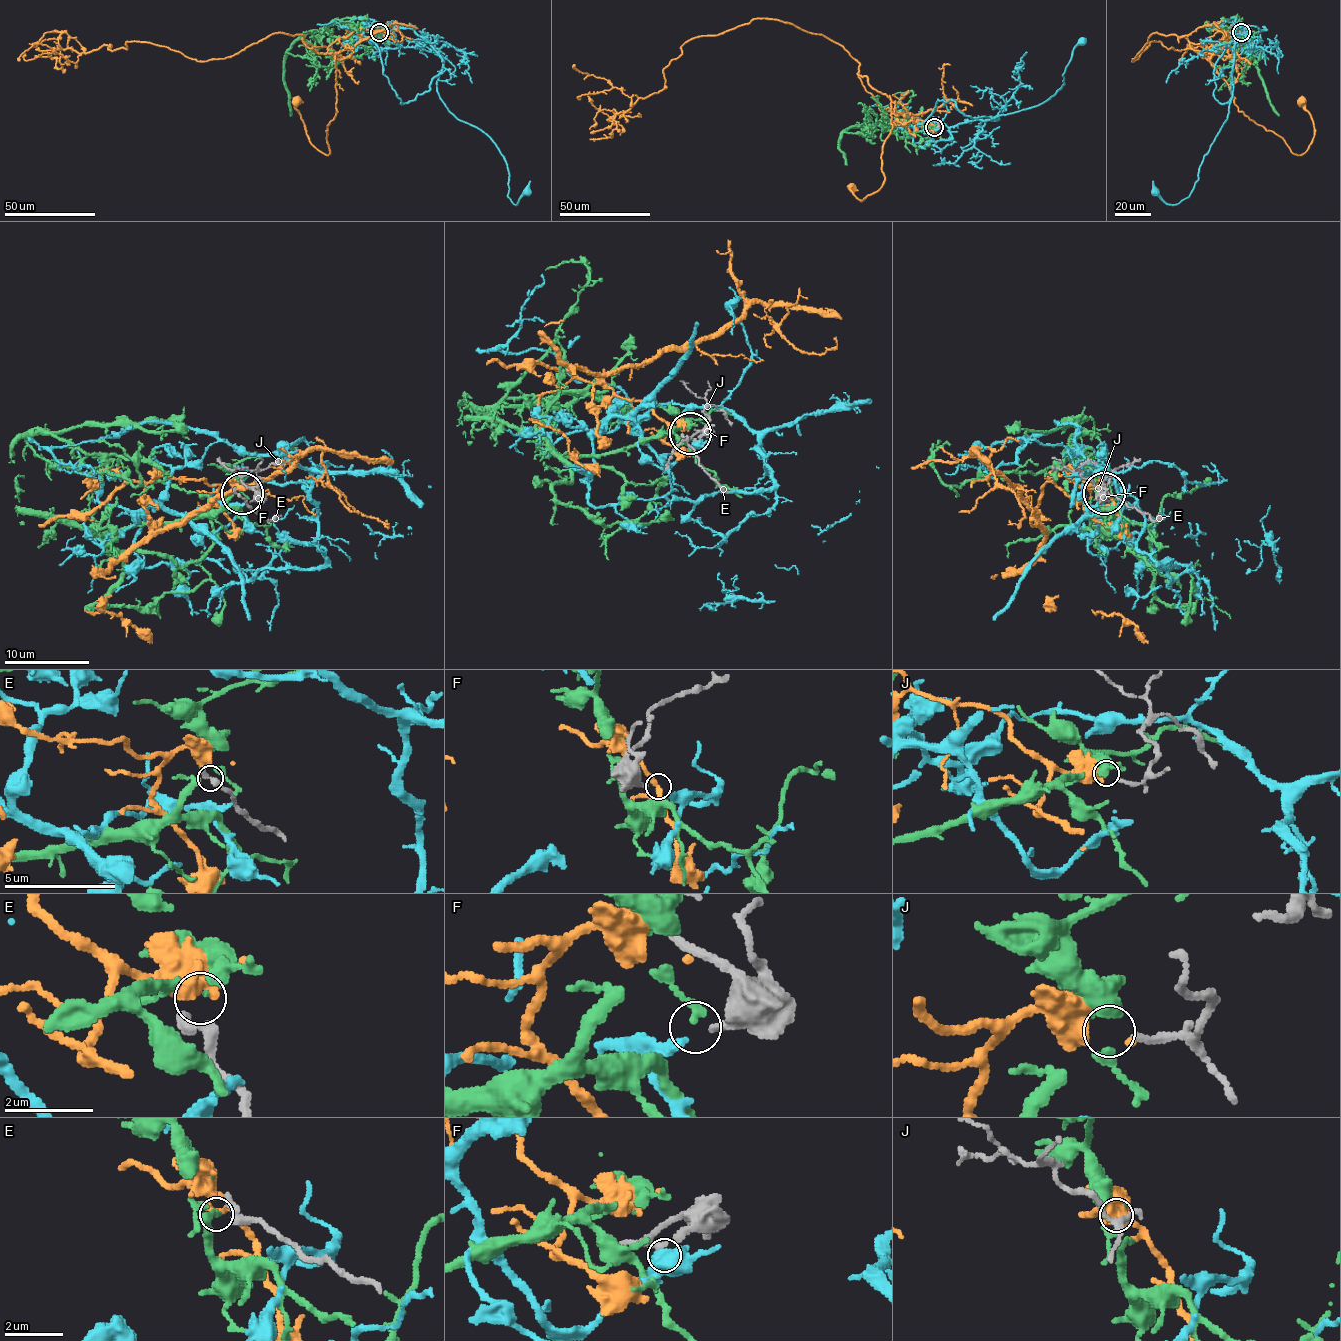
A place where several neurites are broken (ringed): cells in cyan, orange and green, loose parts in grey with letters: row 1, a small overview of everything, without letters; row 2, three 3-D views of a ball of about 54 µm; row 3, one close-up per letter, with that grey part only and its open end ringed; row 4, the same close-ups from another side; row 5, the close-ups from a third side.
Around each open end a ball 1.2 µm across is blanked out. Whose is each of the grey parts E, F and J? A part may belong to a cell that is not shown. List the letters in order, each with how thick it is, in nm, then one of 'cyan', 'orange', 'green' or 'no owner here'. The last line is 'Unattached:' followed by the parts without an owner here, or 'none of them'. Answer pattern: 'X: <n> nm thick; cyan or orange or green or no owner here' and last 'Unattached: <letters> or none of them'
E: 340 nm thick; no owner here
F: 280 nm thick; cyan
J: 170 nm thick; green
Unattached: E

